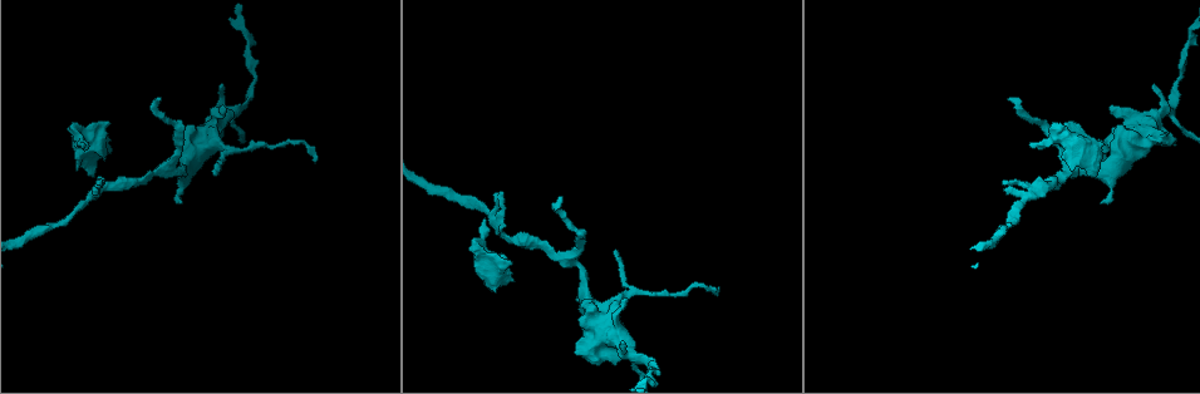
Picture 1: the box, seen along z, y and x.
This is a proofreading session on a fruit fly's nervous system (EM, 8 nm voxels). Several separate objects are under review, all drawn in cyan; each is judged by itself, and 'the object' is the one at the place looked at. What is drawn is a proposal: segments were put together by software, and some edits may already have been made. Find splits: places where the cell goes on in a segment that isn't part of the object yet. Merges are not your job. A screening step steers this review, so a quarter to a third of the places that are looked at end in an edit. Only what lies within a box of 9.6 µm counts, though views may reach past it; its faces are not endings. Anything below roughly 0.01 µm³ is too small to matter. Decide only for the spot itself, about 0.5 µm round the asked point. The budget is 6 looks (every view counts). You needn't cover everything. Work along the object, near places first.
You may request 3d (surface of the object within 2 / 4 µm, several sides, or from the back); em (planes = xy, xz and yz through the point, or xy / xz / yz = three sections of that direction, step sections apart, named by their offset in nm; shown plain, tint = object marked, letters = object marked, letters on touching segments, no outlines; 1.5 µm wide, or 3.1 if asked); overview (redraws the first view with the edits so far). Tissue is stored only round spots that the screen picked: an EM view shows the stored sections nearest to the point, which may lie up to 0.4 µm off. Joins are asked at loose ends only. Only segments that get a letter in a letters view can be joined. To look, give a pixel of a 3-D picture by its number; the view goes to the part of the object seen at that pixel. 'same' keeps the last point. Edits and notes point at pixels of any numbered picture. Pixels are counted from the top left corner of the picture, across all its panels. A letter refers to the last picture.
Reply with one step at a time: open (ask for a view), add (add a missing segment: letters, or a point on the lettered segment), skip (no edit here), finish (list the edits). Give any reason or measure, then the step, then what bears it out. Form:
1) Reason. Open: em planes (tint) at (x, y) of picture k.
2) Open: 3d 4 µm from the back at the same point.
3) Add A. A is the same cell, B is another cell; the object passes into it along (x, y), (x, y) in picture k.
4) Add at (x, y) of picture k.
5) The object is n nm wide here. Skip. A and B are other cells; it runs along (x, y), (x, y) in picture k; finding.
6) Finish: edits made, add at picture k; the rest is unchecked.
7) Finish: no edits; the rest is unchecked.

Branch stops here. Open: em planes (letters) at (1103, 158) of picture 1.

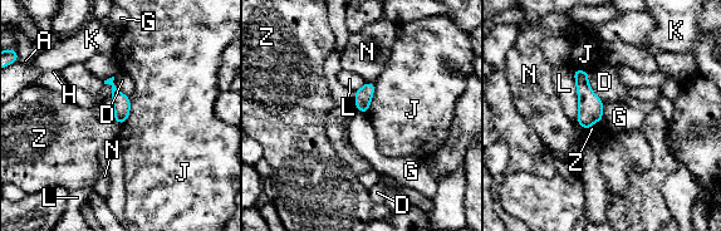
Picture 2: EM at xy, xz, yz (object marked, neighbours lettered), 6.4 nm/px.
Skip. A, D, G, H, J, K, L, N and Z are other cells; a border runs along (374, 82), (374, 94), (366, 113) in picture 2; none of them fits.

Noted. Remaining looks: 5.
Free end. Open: em yz step 8 (tint) at (1112, 108) of picture 1.

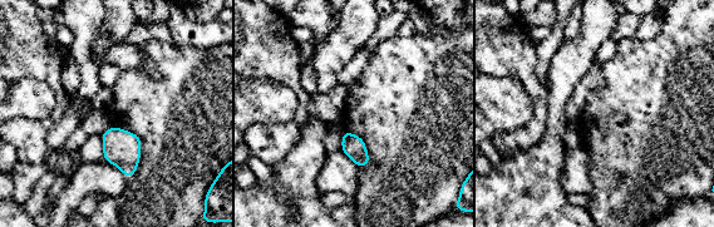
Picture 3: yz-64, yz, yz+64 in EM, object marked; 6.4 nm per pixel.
Open: em yz step 8 (letters) at the same point.

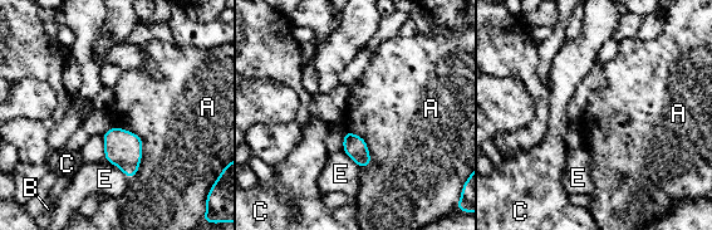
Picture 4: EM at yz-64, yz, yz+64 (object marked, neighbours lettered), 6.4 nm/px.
Skip. A, B, C and E are other cells; a border runs along (126, 130), (142, 142), (129, 179) in picture 4; no lettered segment goes on from it.

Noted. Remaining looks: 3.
An open end. Open: 3d 2 µm at (483, 221) of picture 1.

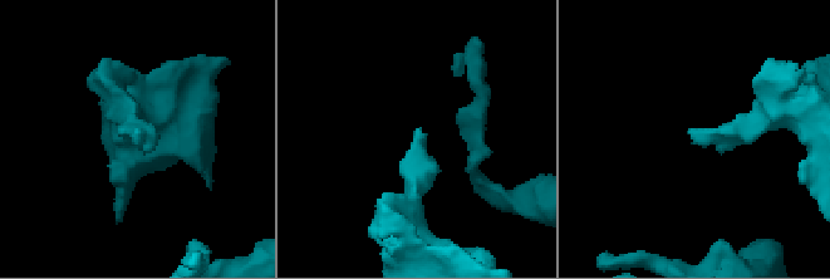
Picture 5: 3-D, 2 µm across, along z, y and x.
Shape alone is not enough. Open: em planes (letters) at (688, 129) of picture 5.

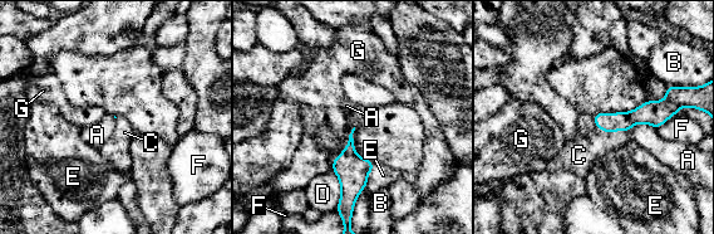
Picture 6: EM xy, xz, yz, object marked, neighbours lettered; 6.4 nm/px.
Add C. C is the same cell, A, B, D, E, F and G are other cells; the object passes into it along (607, 122), (610, 132), (579, 155) in picture 6; the cell continues.

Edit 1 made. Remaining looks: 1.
Finish: edits made, add at picture 6; the rest is unchecked.

